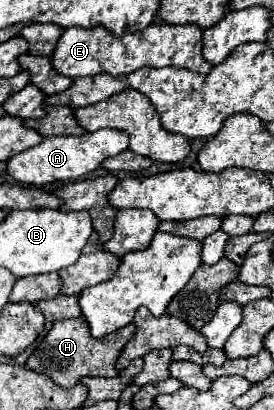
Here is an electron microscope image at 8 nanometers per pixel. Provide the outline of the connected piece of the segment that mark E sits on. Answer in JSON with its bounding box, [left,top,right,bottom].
[53,23,211,79]

